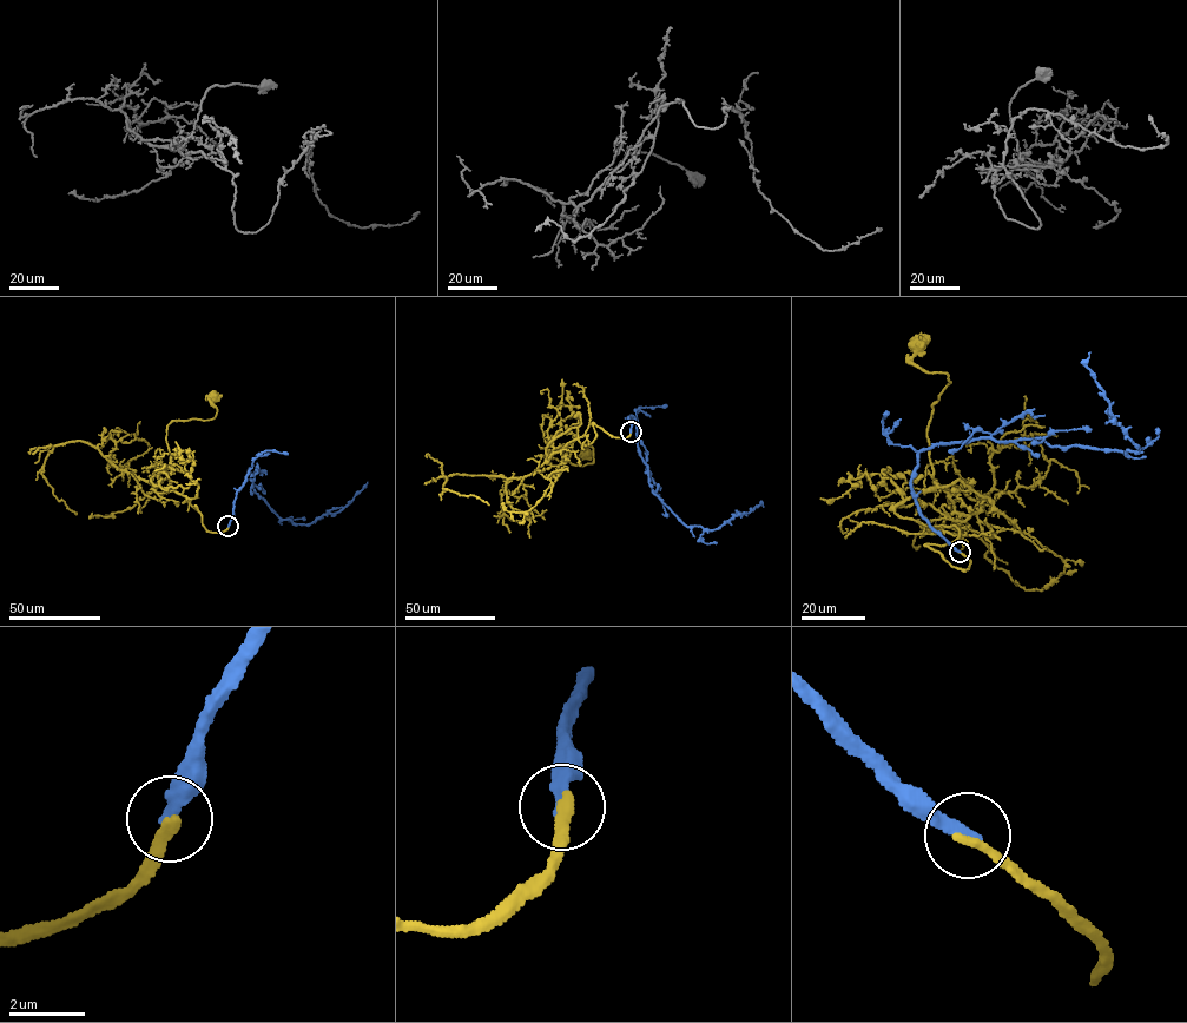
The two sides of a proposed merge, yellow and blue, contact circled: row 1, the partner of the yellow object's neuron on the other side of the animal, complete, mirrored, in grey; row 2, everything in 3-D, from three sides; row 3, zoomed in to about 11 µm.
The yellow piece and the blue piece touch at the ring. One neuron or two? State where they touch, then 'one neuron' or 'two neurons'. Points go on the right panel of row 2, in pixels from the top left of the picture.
(960, 552) | two neurons

